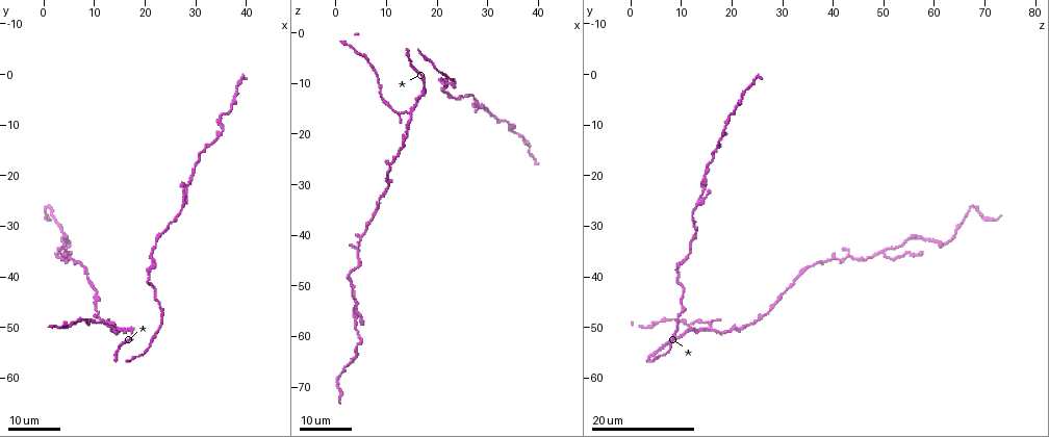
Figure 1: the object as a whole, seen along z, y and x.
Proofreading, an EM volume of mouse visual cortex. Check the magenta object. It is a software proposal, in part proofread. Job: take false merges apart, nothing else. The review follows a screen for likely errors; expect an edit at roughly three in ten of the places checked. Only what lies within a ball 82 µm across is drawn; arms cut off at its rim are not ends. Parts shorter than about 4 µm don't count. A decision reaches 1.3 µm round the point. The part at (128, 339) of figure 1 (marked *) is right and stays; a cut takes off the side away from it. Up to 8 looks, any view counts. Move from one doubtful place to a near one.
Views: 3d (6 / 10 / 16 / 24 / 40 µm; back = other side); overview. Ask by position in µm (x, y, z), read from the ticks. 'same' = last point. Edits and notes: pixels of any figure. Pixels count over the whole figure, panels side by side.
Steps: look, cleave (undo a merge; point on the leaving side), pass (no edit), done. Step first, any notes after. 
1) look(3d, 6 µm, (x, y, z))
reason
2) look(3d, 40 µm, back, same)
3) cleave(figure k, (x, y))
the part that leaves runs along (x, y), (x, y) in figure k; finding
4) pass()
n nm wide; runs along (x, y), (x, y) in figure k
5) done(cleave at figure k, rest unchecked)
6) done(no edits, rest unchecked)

look(3d, 24 µm, (5.0, 36.0, 41.0))
calibre changes

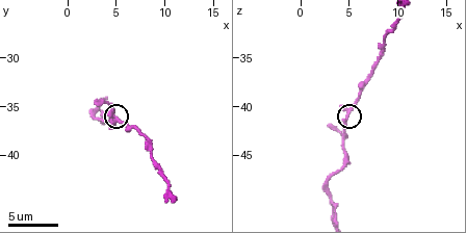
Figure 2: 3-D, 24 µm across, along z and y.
look(3d, 6 µm, (5.0, 36.2, 40.4))
closer look

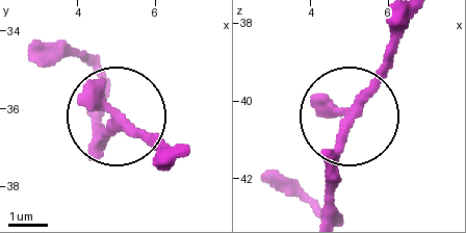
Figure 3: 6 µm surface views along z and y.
pass()
runs along (409, 23), (379, 83), (342, 123), (329, 199) in figure 3; all the same neuron

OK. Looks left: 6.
look(3d, 10 µm, (3.4, 35.4, 49.8))
a fork

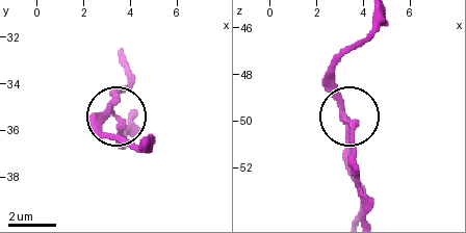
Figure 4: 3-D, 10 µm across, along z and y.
pass()
side arm 10 µm; runs along (374, 21), (333, 74), (351, 128), (351, 161) in figure 4; one neuron here

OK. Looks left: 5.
look(3d, 24 µm, (14.5, 50.5, 16.0))
arms part here

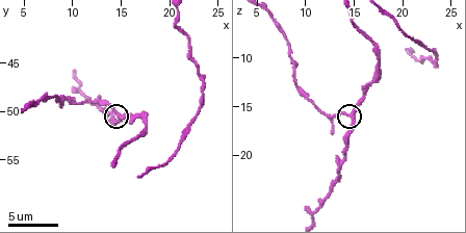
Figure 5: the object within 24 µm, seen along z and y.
look(3d, 6 µm, same)

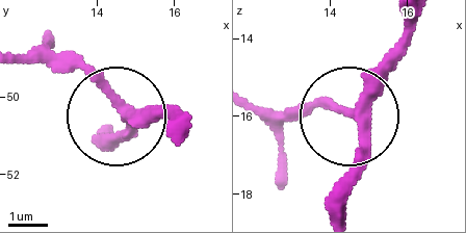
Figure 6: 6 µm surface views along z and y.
pass()
240 nm wide; runs along (420, 17), (397, 67), (351, 112), (308, 106), (281, 115) in figure 6; one neuron here

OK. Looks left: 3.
look(3d, 16 µm, (6.4, 48.8, 6.0))
a narrow waist

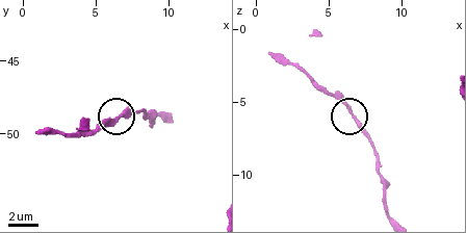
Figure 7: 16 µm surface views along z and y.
look(3d, 6 µm, (6.4, 49.0, 5.8))

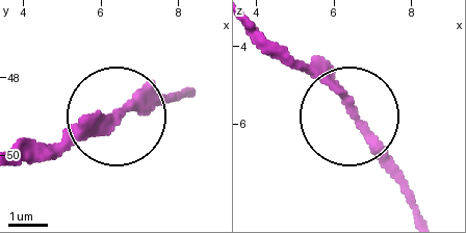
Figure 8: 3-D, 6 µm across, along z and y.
pass()
runs along (414, 214), (384, 154), (288, 48) in figure 8; all the same neuron

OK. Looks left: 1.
done(no edits, rest unchecked)

